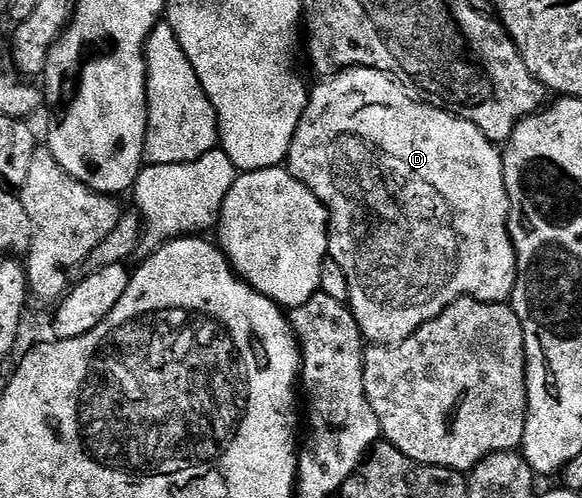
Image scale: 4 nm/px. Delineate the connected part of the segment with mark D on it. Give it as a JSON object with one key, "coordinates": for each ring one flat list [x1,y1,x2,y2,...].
{"coordinates":[[344,68,340,72,335,72,323,84,313,85,312,91,309,93,306,109,304,114,298,120,296,126,296,134,290,143,290,152,286,156,285,163,288,170,300,182,304,182,308,186,308,190,312,190,312,194,316,194,316,198,320,198,320,202,326,208,326,215,330,225,330,250,329,259,336,262,336,266,340,266,340,270,344,270,344,278,348,280,348,294,350,295,348,307,351,314,356,318,358,328,362,331,363,341,369,342,371,345,389,344,391,346,404,342,413,332,420,330,420,326,424,326,432,318,436,318,443,312,452,302,456,302,465,296,471,296,474,300,480,302,488,302,489,304,504,304,509,301,514,283,516,282,516,274,518,273,518,263,514,254,514,247,510,242,510,232,506,229,506,219,510,215,510,203,508,202,508,194,504,186,504,172,502,170,502,153,499,145,493,144,488,138,484,138,484,134,480,134,480,130,476,126,472,126,472,122,461,120,459,116,454,116,451,112,446,112,442,108,433,108,431,104,423,104,421,100,409,95,405,88,394,79,393,76,381,72,380,70,372,70,371,68]]}

